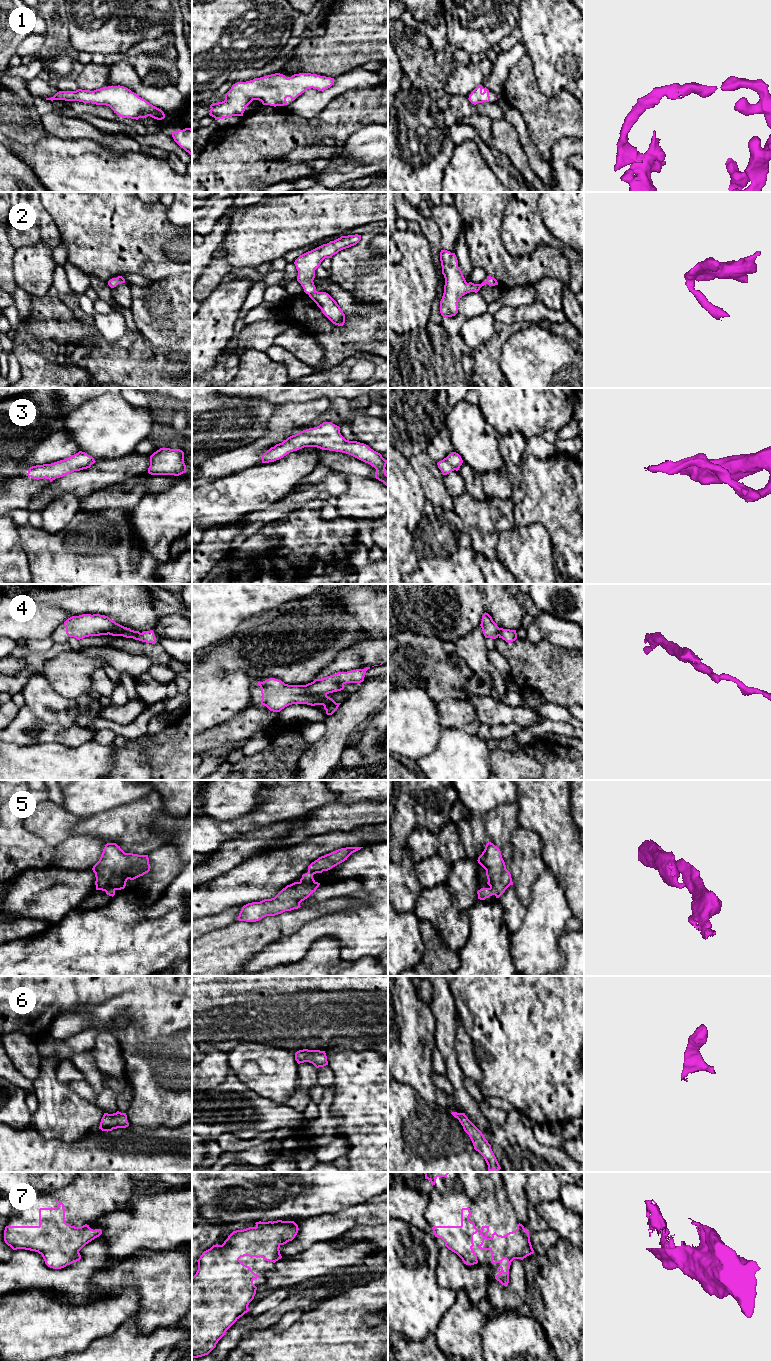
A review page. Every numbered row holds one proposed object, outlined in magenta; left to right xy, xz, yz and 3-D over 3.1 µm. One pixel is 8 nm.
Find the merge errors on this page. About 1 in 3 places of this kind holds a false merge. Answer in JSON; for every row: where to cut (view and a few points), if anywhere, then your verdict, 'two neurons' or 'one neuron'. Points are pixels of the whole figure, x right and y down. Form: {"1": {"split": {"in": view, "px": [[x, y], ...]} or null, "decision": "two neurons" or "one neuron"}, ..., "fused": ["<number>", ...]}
{"1": {"split": null, "decision": "one neuron"}, "2": {"split": null, "decision": "one neuron"}, "3": {"split": null, "decision": "one neuron"}, "4": {"split": null, "decision": "one neuron"}, "5": {"split": null, "decision": "one neuron"}, "6": {"split": null, "decision": "one neuron"}, "7": {"split": null, "decision": "one neuron"}, "fused": []}

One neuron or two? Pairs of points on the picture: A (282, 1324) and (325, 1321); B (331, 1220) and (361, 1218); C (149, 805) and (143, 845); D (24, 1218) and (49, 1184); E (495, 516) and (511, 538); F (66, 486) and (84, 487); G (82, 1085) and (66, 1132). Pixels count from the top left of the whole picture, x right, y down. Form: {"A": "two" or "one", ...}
{"A": "two", "B": "one", "C": "one", "D": "two", "E": "two", "F": "one", "G": "two"}

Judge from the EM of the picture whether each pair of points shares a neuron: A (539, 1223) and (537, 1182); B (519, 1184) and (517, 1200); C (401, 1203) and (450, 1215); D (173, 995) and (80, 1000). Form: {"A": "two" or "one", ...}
{"A": "one", "B": "one", "C": "two", "D": "one"}

